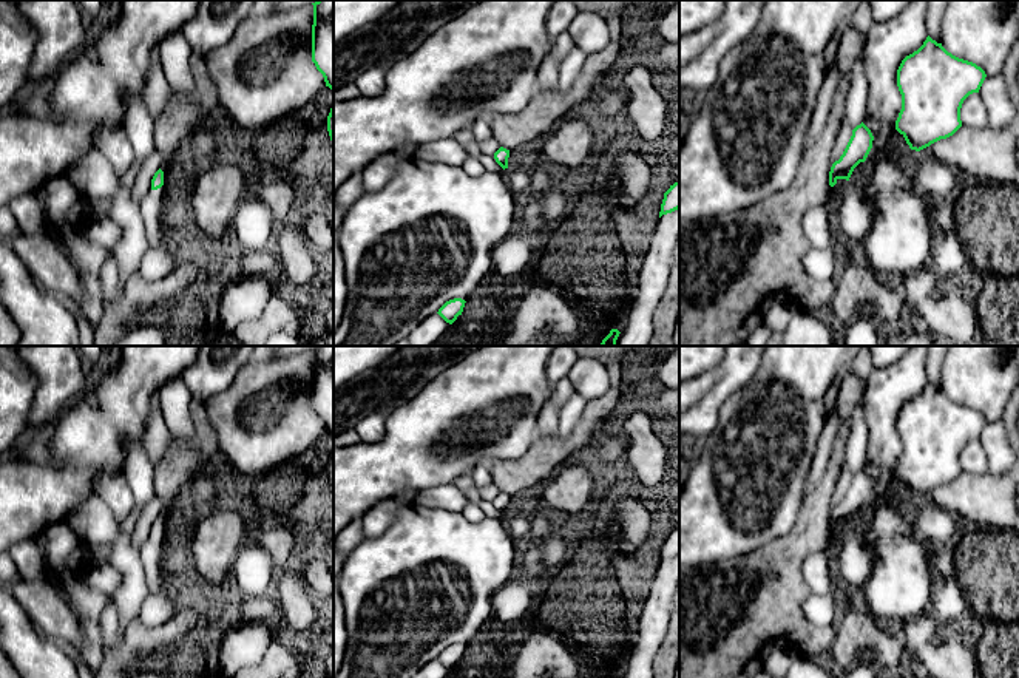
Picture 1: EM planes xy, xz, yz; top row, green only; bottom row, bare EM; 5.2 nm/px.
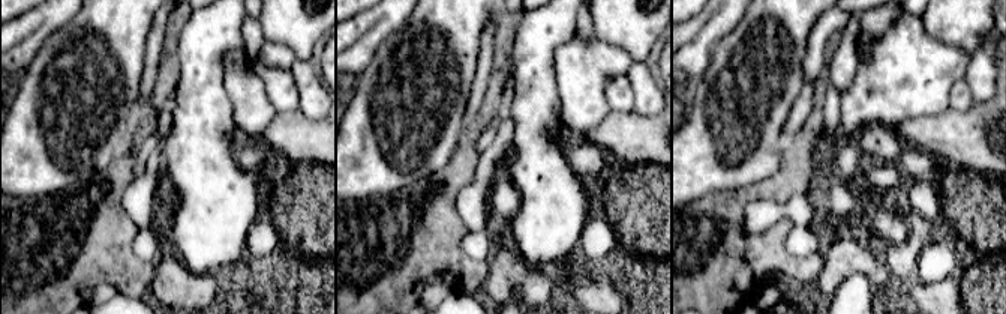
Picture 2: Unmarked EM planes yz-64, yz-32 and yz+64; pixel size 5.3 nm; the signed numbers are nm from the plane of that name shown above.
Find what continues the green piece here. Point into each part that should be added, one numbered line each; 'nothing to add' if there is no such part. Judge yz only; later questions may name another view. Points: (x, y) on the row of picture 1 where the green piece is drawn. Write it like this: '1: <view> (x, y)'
nothing to add

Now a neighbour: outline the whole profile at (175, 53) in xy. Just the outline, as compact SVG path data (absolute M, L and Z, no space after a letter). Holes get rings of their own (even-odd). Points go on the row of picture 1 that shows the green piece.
M181 31L167 36L159 45L159 56L170 88L182 97L191 97L193 77L190 73L191 46Z

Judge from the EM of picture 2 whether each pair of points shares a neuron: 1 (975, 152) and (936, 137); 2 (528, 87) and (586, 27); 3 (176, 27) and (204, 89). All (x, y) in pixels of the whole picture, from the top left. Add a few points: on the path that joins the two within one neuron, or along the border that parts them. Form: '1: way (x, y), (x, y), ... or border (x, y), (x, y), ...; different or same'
1: way (966, 143), (957, 137), (945, 137); same
2: border (576, 15), (577, 33); different
3: border (191, 15), (179, 36), (179, 71); different

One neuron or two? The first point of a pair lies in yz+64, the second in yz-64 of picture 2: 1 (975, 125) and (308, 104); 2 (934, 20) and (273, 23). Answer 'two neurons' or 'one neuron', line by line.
1: two neurons
2: one neuron

